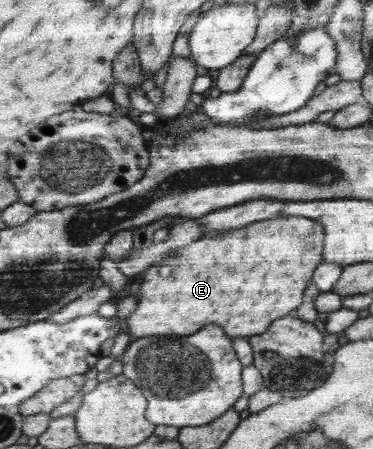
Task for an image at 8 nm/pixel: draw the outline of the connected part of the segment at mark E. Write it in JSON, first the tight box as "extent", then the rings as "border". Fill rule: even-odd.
{"extent":[127,215,326,339],"border":[[[280,215],[276,219],[250,223],[242,229],[232,229],[230,233],[228,231],[216,233],[200,241],[194,241],[188,247],[182,247],[178,255],[168,255],[163,258],[164,263],[182,261],[182,265],[174,267],[170,275],[166,277],[160,275],[158,272],[160,264],[152,266],[145,274],[142,303],[127,322],[131,339],[148,337],[148,335],[192,335],[210,323],[218,323],[232,337],[264,333],[274,319],[288,315],[292,309],[296,309],[302,303],[302,293],[306,285],[310,285],[316,265],[320,265],[323,261],[324,237],[326,237],[326,229],[323,224],[316,223],[314,219]]]}

